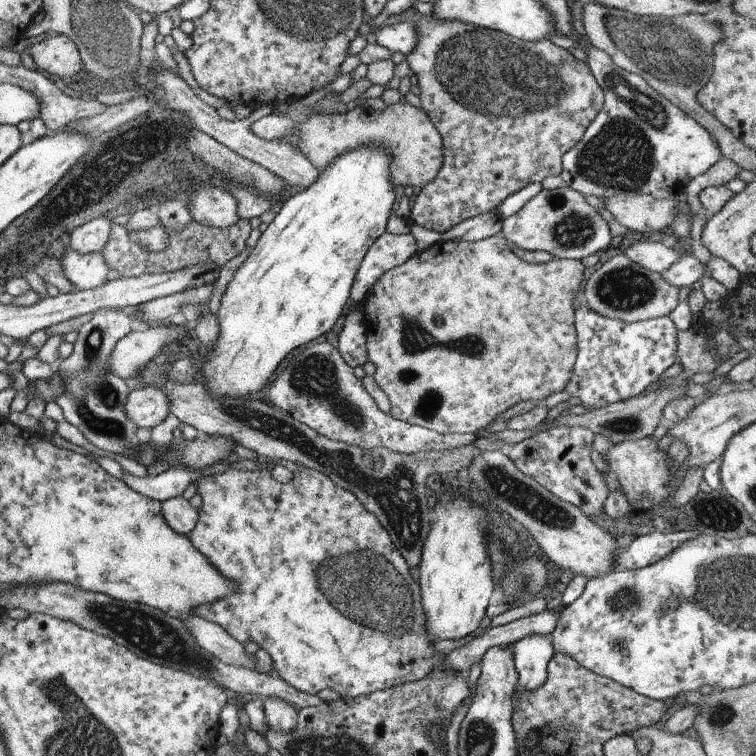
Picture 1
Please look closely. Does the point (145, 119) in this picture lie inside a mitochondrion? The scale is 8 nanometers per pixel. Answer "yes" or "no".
no

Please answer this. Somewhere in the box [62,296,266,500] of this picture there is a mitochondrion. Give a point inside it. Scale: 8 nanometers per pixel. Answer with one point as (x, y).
(103, 422)

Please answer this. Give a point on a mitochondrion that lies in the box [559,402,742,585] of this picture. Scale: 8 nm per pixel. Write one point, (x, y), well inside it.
(626, 425)

